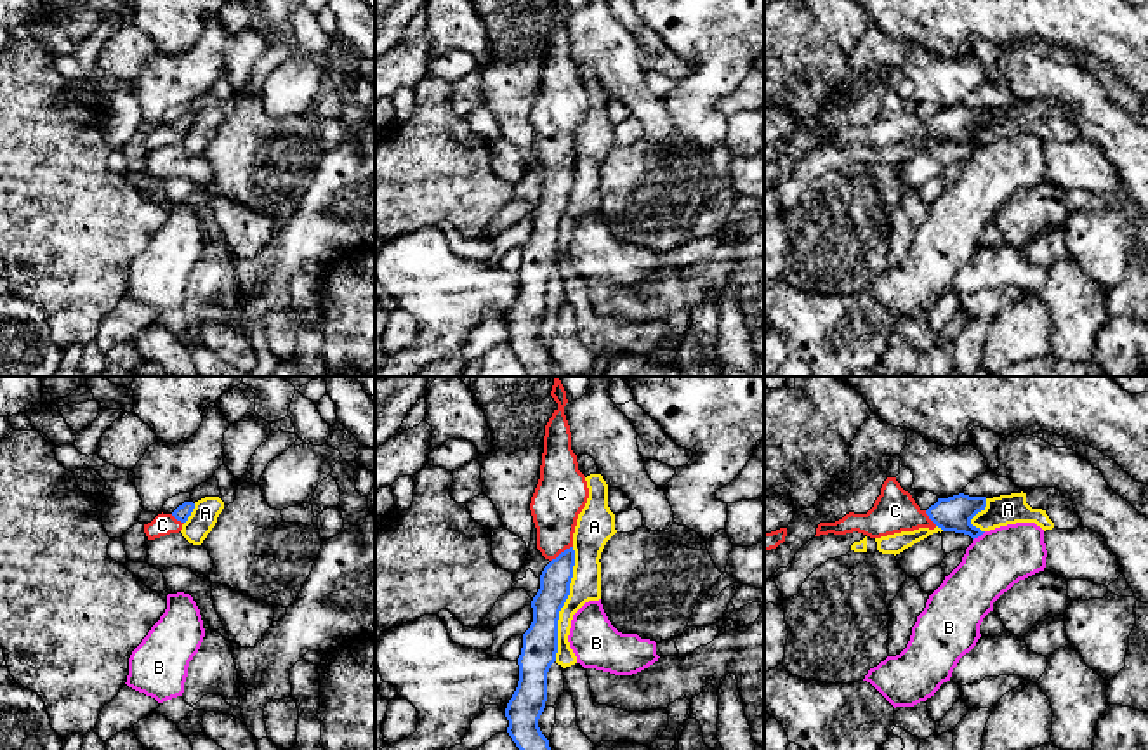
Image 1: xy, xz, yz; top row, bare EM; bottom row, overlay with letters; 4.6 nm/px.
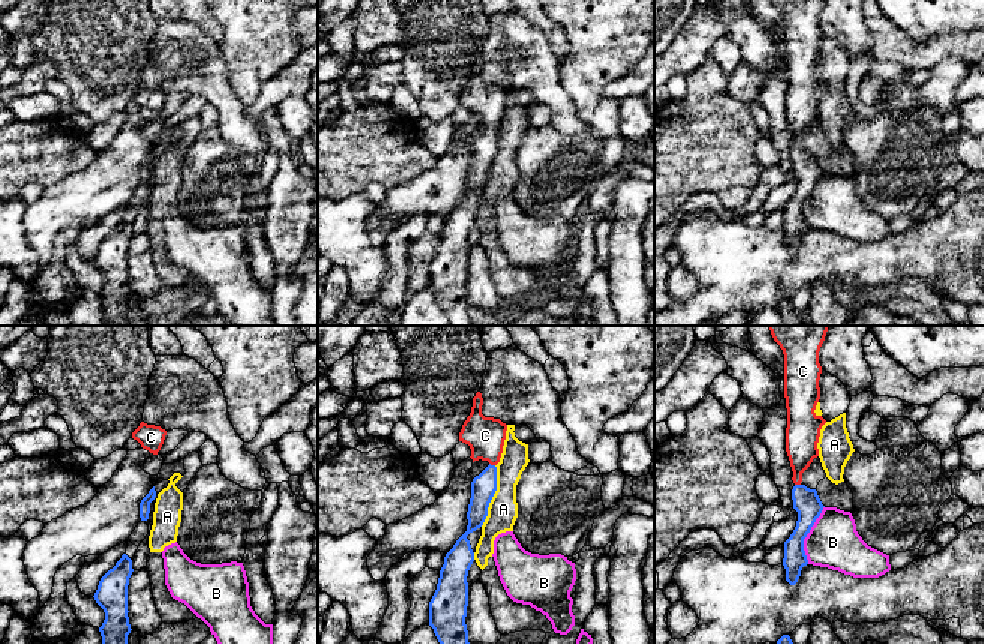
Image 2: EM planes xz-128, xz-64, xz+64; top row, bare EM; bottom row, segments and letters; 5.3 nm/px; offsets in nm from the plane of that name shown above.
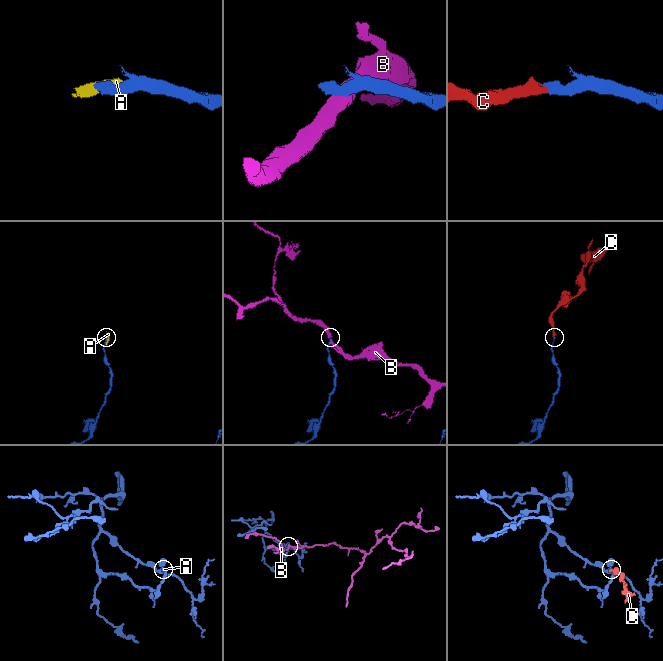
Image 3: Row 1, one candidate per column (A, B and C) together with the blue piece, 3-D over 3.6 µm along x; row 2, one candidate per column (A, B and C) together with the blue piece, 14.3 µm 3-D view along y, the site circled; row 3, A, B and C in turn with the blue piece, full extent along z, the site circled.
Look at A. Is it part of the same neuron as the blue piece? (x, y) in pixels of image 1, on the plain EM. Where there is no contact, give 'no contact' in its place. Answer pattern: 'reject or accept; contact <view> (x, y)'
reject; contact xz (563, 216)

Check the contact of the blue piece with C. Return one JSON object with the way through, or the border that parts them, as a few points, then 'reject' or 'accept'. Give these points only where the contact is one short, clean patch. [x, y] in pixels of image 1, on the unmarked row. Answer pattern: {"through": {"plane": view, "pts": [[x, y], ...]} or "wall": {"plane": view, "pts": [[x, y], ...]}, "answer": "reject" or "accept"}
{"through": {"plane": "xz", "pts": [[554, 193], [561, 177], [561, 164], [558, 110]]}, "answer": "accept"}

